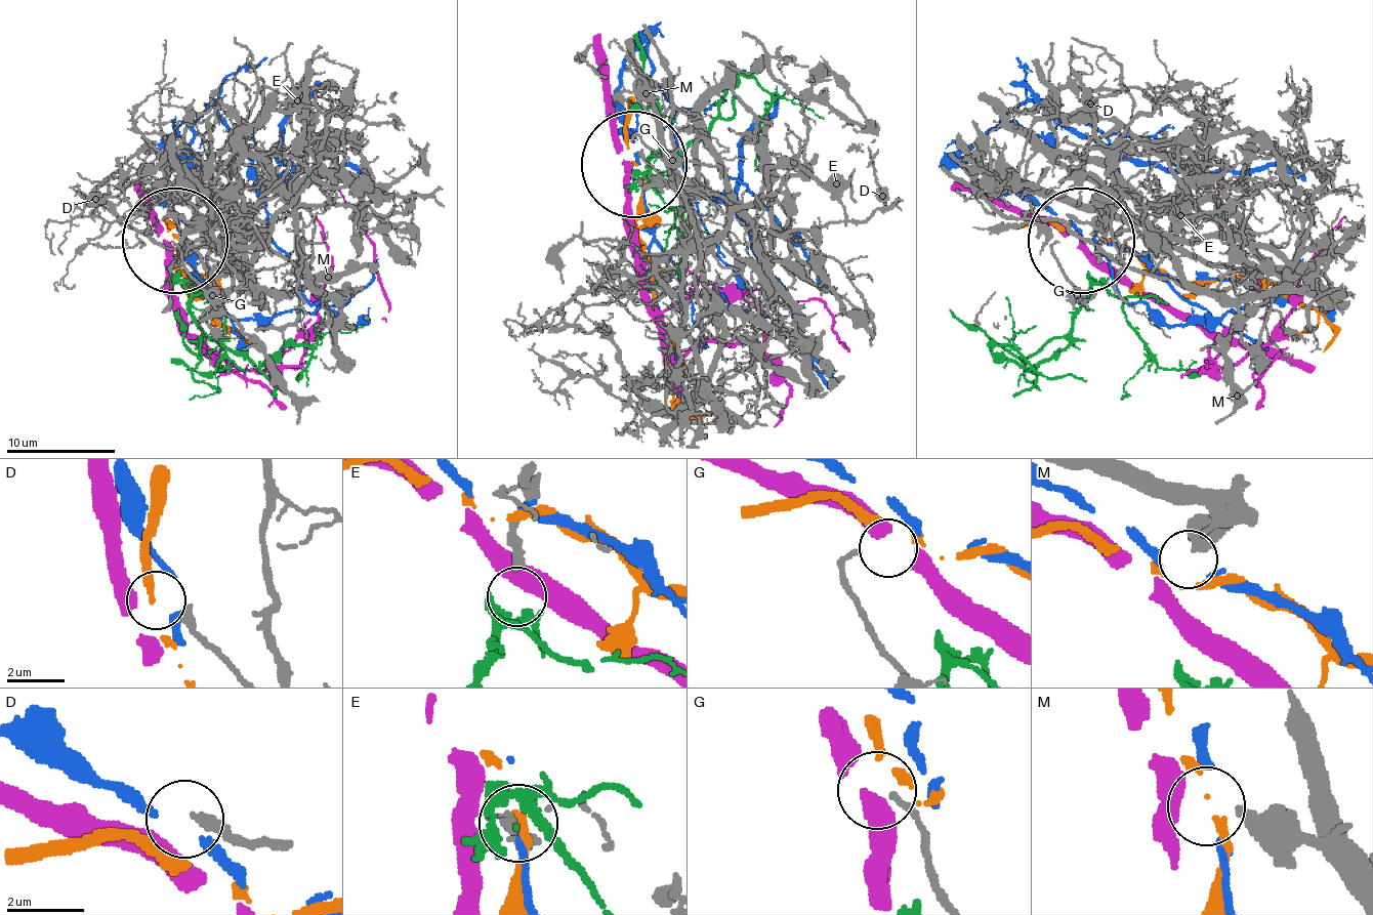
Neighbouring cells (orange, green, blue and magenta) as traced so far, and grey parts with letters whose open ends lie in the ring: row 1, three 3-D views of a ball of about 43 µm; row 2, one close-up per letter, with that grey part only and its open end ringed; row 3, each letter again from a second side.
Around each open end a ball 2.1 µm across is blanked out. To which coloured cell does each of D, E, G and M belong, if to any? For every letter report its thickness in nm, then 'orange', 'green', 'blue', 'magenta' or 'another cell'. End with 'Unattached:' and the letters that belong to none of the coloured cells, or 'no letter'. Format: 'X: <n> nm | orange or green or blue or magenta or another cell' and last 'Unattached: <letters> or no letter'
D: 360 nm | another cell
E: 280 nm | green
G: 170 nm | magenta
M: 320 nm | another cell
Unattached: D, M

